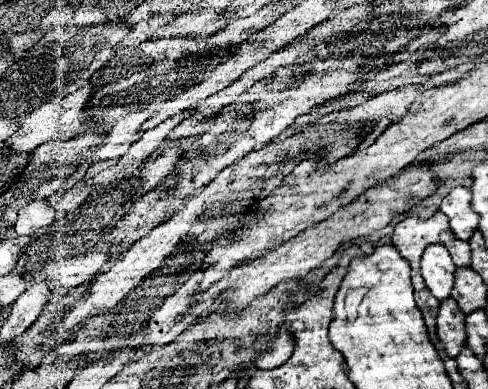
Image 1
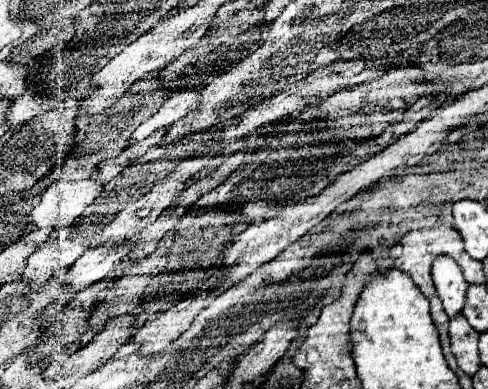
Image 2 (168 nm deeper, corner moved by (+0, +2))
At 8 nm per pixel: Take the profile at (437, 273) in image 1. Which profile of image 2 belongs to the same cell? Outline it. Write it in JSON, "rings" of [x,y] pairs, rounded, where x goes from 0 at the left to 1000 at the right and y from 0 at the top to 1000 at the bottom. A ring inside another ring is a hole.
{"rings":[[[910,653],[893,658],[885,674],[885,720],[914,807],[922,817],[943,807],[951,792],[951,761],[959,740],[959,725],[951,720],[943,684]]]}

